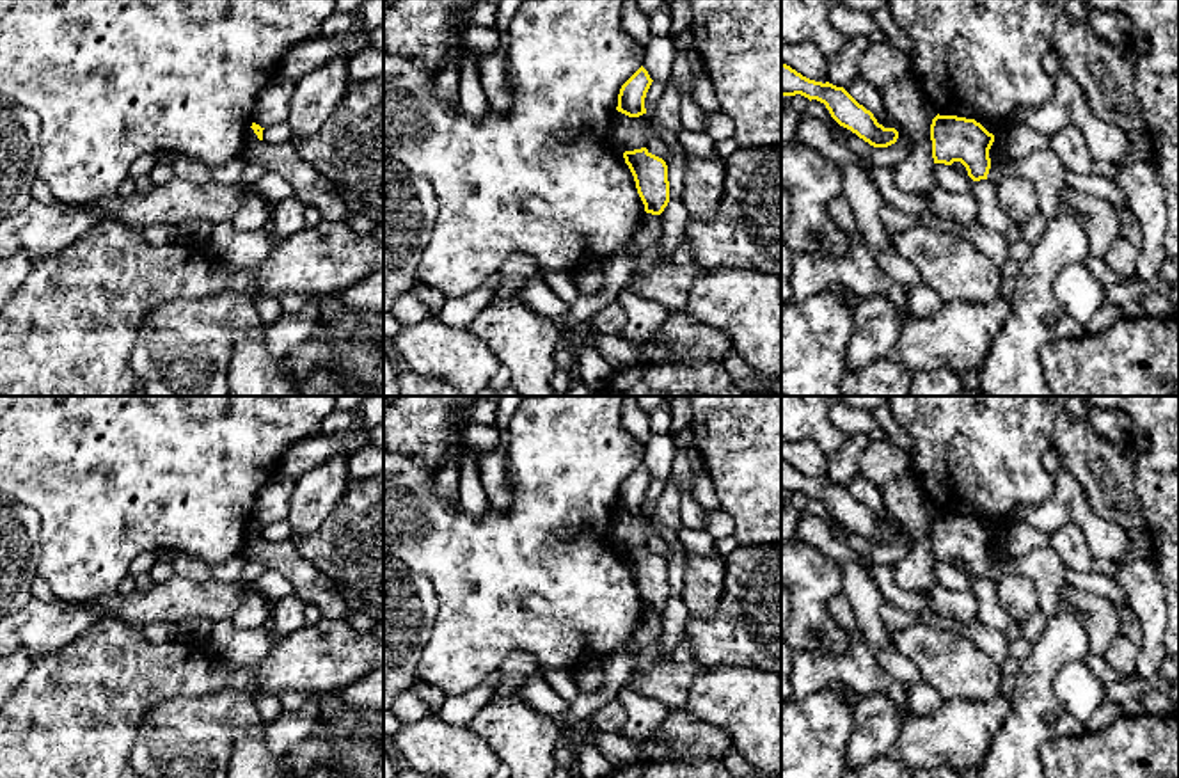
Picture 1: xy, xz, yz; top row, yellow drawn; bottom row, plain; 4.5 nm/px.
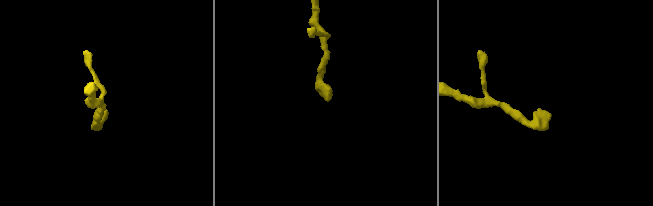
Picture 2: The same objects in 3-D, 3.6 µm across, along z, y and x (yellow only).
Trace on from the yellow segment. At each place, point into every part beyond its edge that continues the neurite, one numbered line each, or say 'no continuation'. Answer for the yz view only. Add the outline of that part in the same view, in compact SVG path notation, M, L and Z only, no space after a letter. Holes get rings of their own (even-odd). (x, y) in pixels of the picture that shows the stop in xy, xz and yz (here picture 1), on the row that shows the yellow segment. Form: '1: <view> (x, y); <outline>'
1: yz (1043, 169); M1035 151L1012 163L991 165L987 179L1001 181L1009 176L1030 181L1039 195L1039 211L1053 220L1062 208L1062 192L1067 185L1067 171L1060 158L1051 151Z

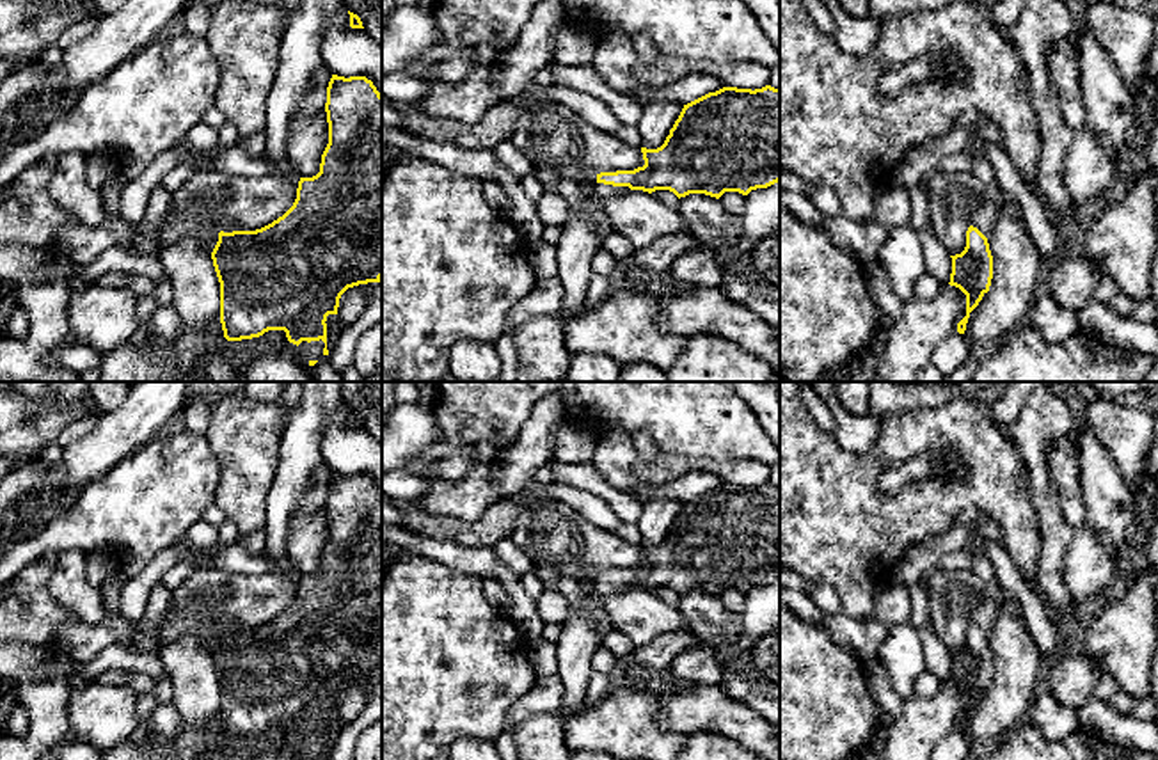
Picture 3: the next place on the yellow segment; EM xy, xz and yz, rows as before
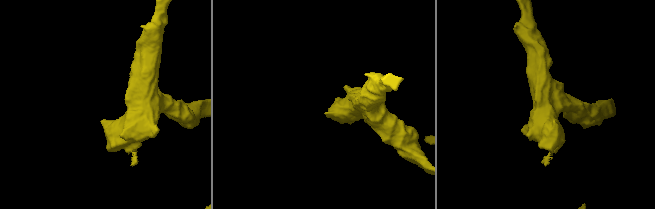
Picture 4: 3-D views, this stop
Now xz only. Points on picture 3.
1: xz (602, 192); M595 183L595 188L593 188L595 197L602 202L615 195L625 194L629 190L631 190L629 186L613 186L613 185L604 185L604 183Z

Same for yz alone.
1: yz (984, 217); M984 201L970 218L970 224L977 227L986 238L989 238L993 226L998 218L998 211L1000 211L1000 202Z

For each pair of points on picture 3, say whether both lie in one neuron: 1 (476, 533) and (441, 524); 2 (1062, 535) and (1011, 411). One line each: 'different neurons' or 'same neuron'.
1: same neuron
2: different neurons

